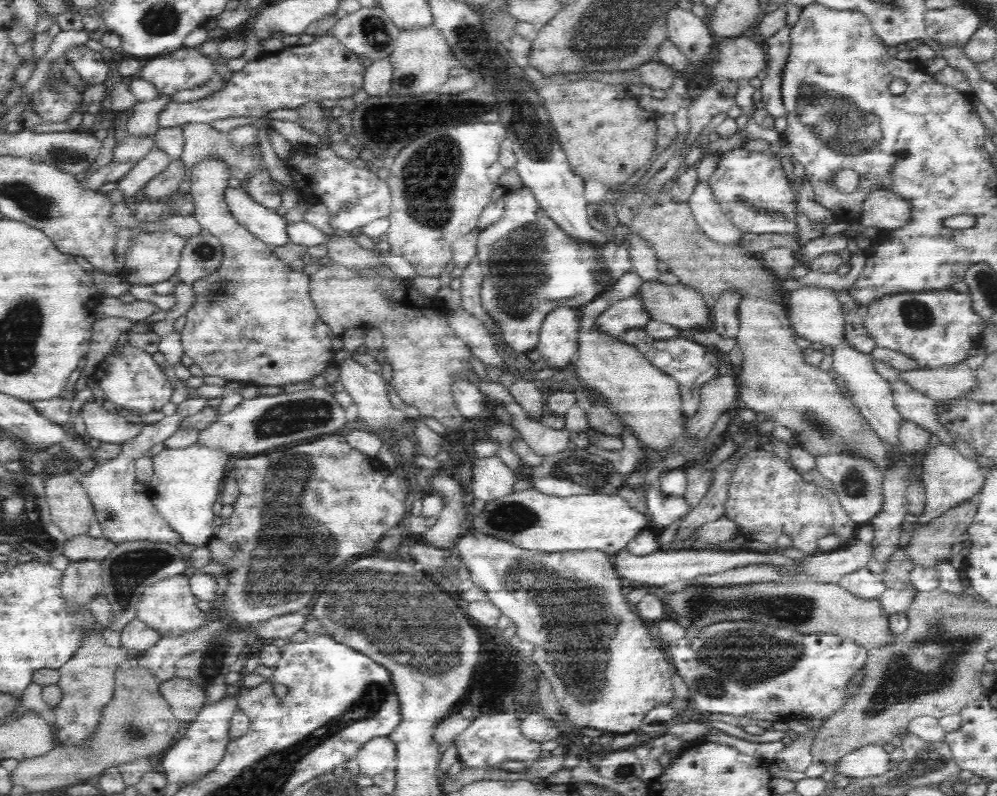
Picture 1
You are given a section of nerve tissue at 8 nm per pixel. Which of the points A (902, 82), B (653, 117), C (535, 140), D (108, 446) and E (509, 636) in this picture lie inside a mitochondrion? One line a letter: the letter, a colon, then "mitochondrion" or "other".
A: other
B: other
C: mitochondrion
D: other
E: other

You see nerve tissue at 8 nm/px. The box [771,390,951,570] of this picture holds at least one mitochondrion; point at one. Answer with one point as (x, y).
(853, 483)

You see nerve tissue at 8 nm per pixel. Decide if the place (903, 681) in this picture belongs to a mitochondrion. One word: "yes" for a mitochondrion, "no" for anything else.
yes

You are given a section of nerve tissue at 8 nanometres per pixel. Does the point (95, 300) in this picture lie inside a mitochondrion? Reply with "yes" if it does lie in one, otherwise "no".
no

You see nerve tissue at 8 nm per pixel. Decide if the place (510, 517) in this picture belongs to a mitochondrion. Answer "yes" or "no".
yes

